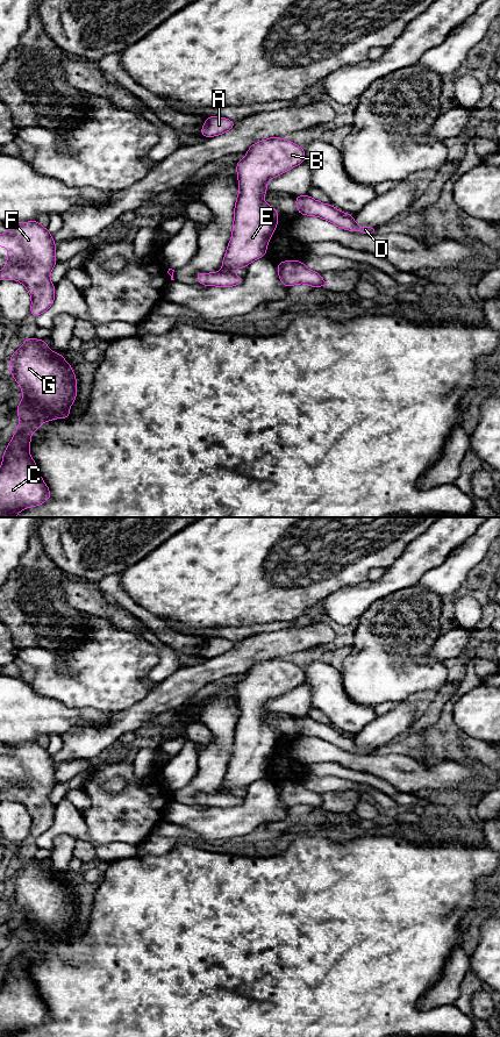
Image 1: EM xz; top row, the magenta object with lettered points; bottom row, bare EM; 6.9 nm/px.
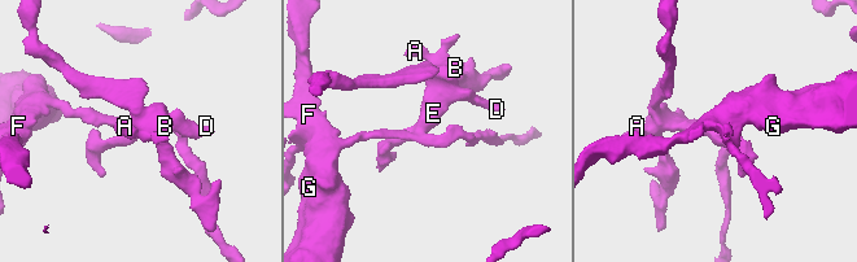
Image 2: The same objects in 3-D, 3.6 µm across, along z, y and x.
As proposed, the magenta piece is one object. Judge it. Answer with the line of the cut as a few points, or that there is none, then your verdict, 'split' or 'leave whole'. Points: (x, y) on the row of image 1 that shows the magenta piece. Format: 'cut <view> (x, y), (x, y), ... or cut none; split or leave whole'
cut xz (223, 270), (229, 271); split

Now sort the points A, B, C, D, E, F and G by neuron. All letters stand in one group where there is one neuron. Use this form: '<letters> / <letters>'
A B D E / C F G

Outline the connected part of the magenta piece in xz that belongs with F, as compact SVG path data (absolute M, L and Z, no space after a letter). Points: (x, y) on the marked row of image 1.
M37 220L9 223L10 231L0 234L0 246L8 248L6 266L0 280L13 279L26 286L31 298L30 314L35 317L48 310L55 300L50 272L57 264L51 233Z

